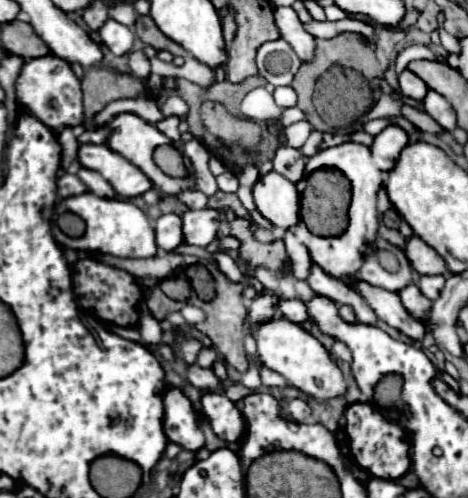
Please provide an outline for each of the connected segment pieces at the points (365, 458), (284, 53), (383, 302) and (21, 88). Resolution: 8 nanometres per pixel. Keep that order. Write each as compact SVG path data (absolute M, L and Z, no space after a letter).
M354 403L346 409L346 433L357 465L380 479L400 479L410 469L410 443L406 431L394 421L388 421L372 403Z
M280 37L276 41L264 43L258 49L256 65L258 65L258 75L264 77L274 87L278 87L278 85L290 85L302 63L294 55L290 43L286 43L286 39Z
M364 281L356 283L356 291L366 299L366 303L376 311L378 319L386 321L390 327L398 329L400 333L408 335L414 341L420 341L426 335L426 325L414 319L402 305L396 293L390 293L380 287L372 287Z
M54 55L30 59L24 63L18 81L16 81L16 103L42 123L50 127L52 131L58 131L62 127L76 127L84 123L82 115L82 91L80 81L70 69L70 63L64 59L58 59Z

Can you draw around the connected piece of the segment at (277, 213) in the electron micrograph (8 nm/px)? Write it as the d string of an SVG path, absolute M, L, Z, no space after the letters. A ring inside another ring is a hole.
M272 171L254 185L254 201L262 217L278 229L290 229L300 219L300 195L292 181Z

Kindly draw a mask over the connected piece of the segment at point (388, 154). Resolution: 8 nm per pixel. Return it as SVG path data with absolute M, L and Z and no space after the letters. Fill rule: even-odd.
M388 125L382 133L378 133L372 141L370 153L380 171L390 171L400 155L400 151L408 145L408 135L398 125Z

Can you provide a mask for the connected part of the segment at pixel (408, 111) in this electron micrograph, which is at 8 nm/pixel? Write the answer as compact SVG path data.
M408 105L402 107L402 113L404 113L404 117L406 117L408 121L412 121L412 123L414 123L420 131L424 131L424 133L440 135L440 133L444 131L438 123L434 123L434 119L430 119L430 115L426 115L426 113L422 113L422 111L416 111L416 109L408 107Z

